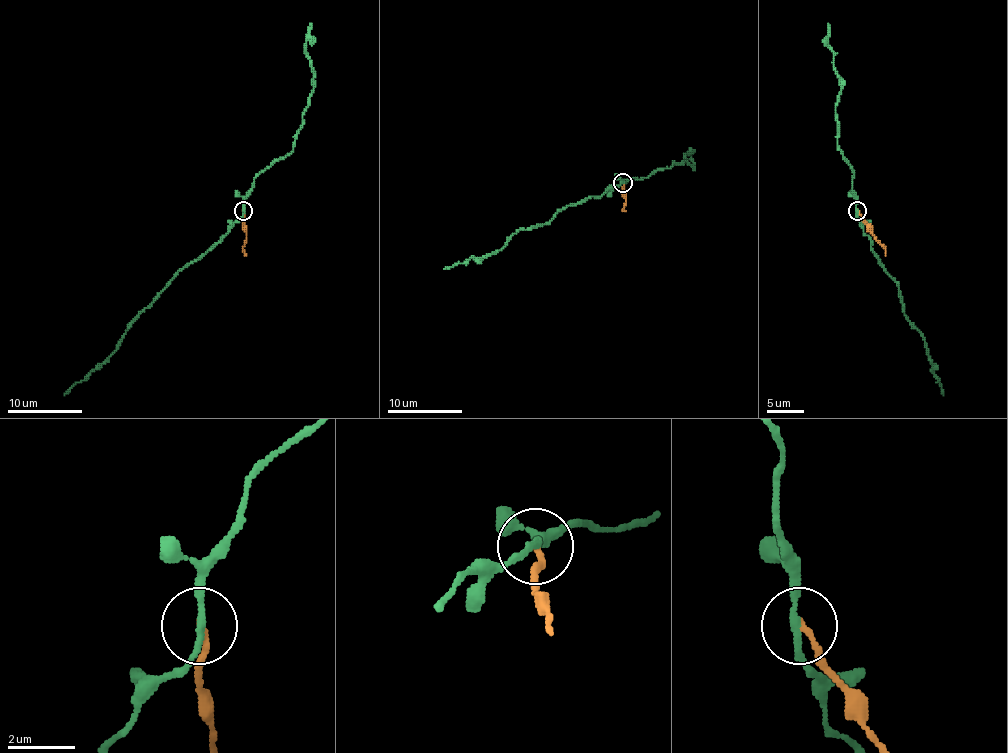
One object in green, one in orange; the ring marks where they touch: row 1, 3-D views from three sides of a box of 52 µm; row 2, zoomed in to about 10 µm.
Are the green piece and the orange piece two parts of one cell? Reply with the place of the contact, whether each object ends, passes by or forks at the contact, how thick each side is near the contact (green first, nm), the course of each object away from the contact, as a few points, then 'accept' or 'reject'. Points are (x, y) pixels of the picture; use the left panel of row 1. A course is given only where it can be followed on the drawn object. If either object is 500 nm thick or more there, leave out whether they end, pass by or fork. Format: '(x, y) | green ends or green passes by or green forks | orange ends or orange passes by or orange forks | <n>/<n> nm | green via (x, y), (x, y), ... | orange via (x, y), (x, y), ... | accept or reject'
(243, 210) | green passes by | orange ends | 200/160 nm | green via (243, 211), (241, 218), (196, 259), (183, 267), (140, 313), (116, 348), (64, 395) | orange via (243, 211), (246, 239), (243, 248), (246, 255) | reject

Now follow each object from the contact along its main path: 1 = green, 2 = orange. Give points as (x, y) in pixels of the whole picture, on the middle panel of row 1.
1: (622, 183), (600, 196), (562, 207), (546, 224), (520, 229), (496, 252), (443, 268)
2: (622, 183), (626, 200), (622, 209), (626, 211)

